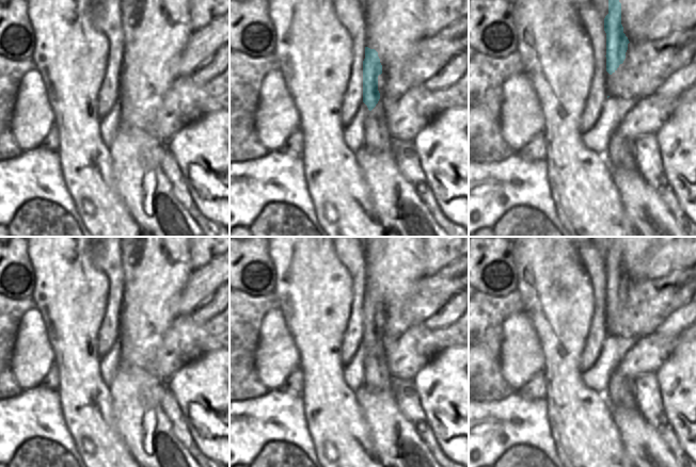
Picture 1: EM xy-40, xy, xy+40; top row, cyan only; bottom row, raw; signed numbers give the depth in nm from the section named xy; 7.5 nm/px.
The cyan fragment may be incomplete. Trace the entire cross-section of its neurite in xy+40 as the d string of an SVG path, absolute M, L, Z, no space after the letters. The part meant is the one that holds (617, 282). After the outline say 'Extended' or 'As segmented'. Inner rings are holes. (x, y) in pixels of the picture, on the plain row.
M608 237L608 253L604 257L606 272L606 310L612 313L626 297L628 283L621 263L621 242L617 237Z. As segmented.

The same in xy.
M365 286L363 300L363 341L371 350L380 338L378 315L382 312L382 304L375 288Z. As segmented.

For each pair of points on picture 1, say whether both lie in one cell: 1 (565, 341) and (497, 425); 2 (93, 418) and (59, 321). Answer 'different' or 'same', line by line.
1: different
2: same

